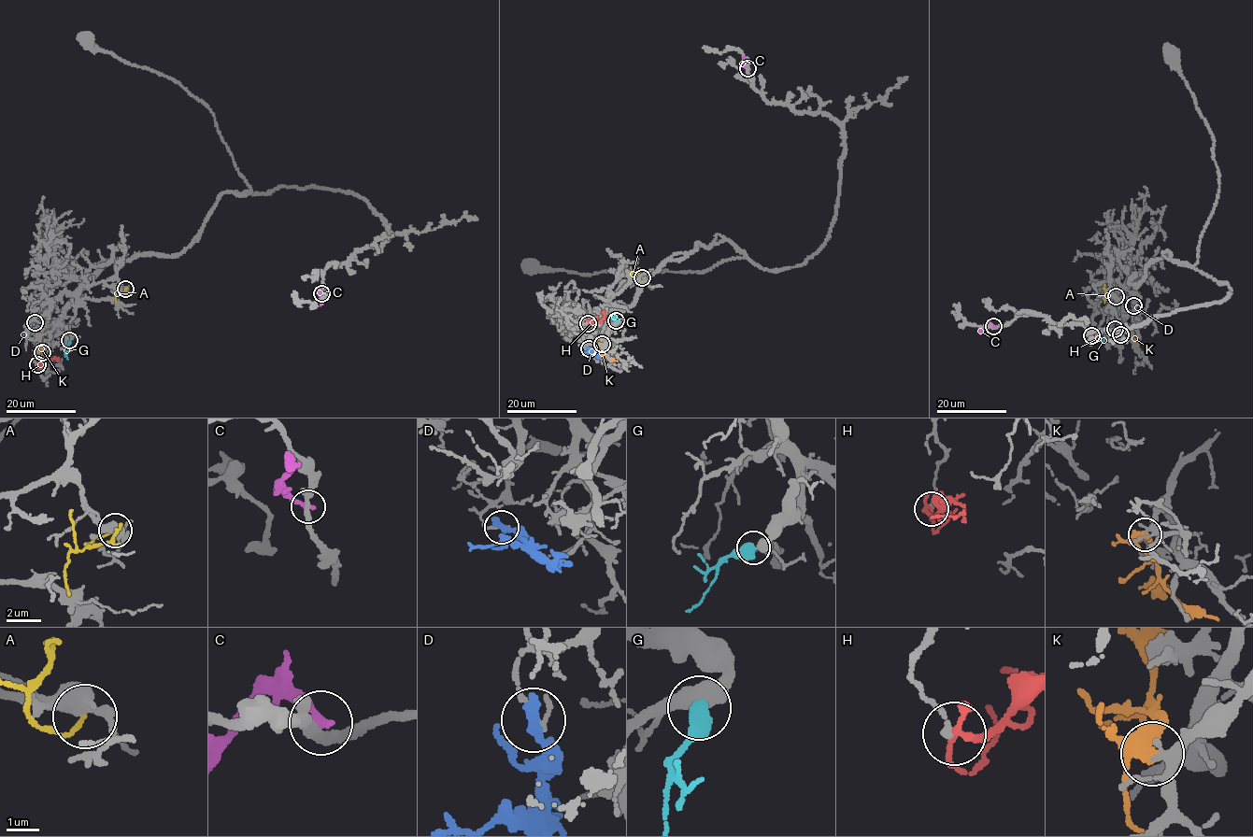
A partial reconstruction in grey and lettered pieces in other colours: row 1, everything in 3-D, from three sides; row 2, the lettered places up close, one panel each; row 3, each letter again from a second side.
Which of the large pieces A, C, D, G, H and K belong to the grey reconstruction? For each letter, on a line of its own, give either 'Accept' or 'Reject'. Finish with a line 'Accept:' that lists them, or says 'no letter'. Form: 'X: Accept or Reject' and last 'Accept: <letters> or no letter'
A: Reject
C: Reject
D: Reject
G: Accept
H: Reject
K: Reject
Accept: G

